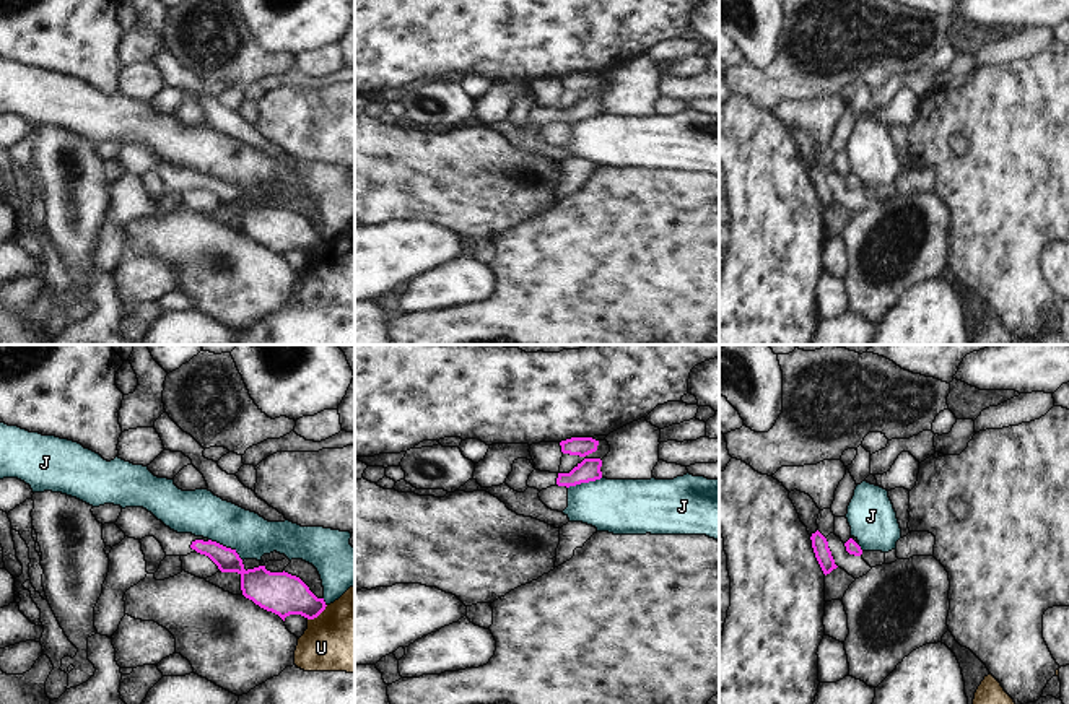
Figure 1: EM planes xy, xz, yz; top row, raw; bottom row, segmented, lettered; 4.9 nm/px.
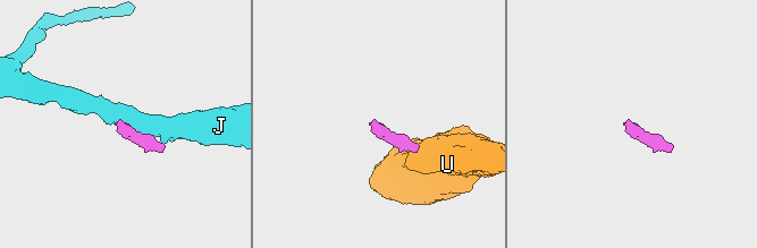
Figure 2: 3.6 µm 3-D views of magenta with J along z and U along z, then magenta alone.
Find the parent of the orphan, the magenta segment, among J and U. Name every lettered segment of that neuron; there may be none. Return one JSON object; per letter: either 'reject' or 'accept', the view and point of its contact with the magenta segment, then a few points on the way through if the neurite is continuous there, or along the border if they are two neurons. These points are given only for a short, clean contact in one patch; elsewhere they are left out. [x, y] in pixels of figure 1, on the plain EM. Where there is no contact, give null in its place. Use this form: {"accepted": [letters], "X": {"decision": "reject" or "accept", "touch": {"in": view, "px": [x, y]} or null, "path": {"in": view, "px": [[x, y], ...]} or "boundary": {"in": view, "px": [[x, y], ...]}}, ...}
{"accepted": [], "J": {"decision": "reject", "touch": {"in": "xy", "px": [225, 182]}}, "U": {"decision": "reject", "touch": {"in": "xy", "px": [318, 251]}, "boundary": {"in": "xy", "px": [[327, 241], [308, 256]]}}}

